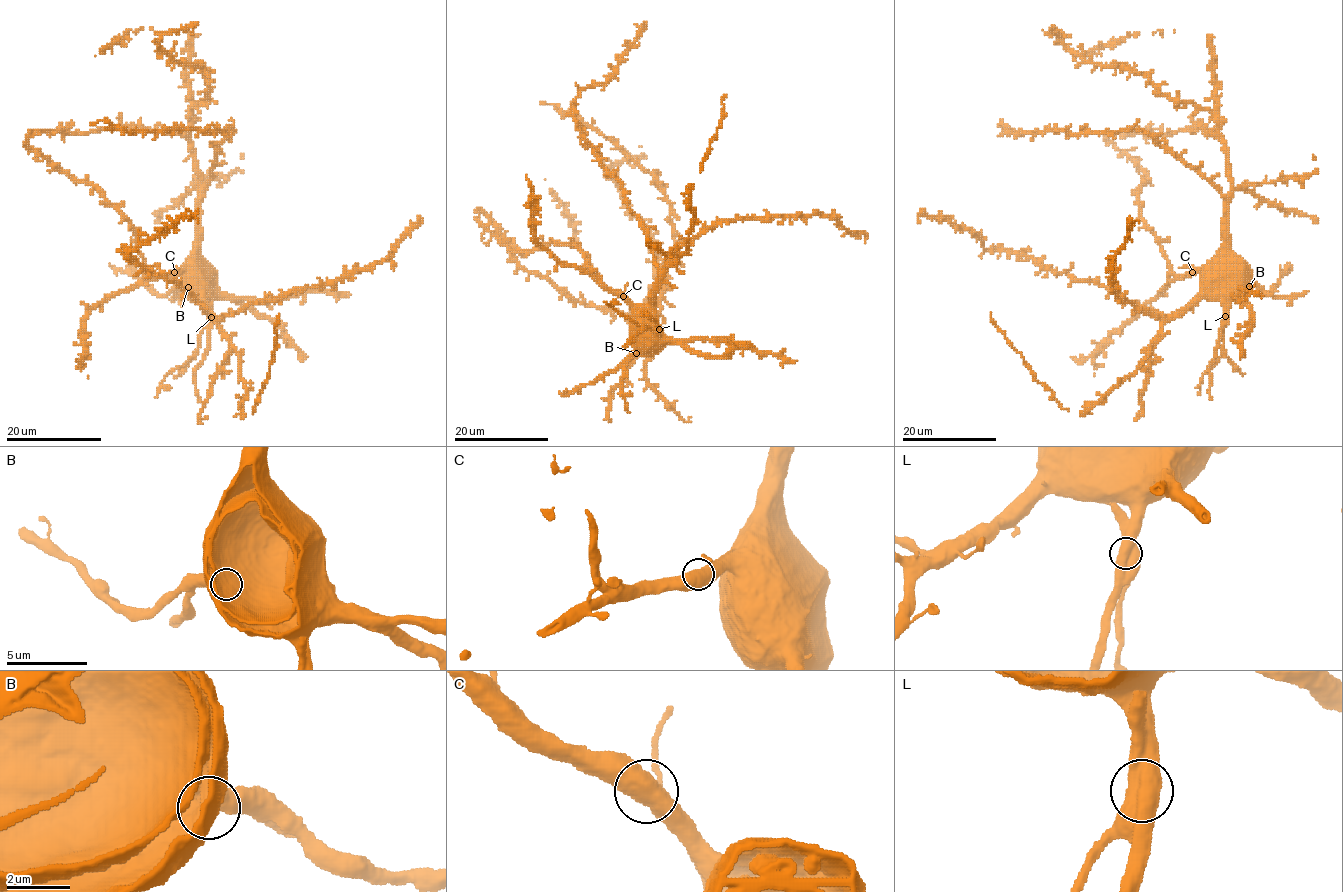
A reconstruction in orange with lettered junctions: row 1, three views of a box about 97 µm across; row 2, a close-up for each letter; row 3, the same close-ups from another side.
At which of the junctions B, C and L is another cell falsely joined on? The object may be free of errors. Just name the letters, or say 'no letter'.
L

